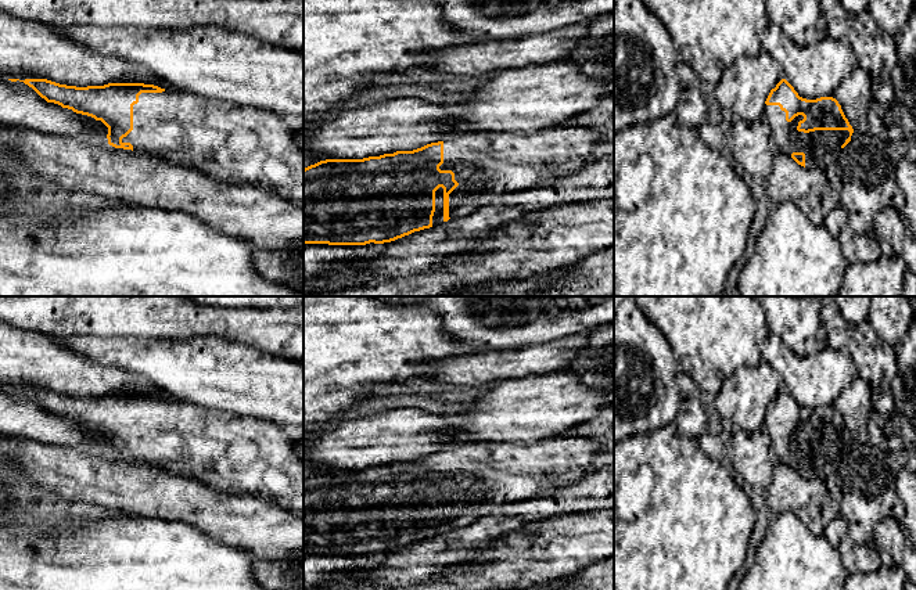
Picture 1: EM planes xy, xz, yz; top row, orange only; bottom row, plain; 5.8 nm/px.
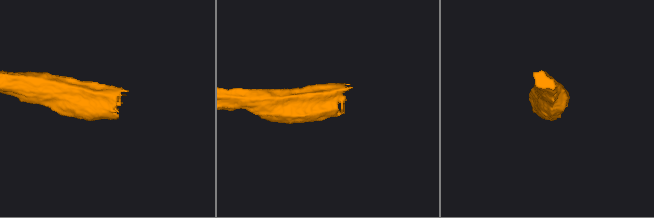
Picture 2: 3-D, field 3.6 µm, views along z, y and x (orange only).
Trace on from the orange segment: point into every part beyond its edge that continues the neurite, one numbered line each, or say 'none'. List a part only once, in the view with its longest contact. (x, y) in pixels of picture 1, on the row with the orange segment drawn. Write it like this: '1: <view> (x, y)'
1: yz (816, 144)

